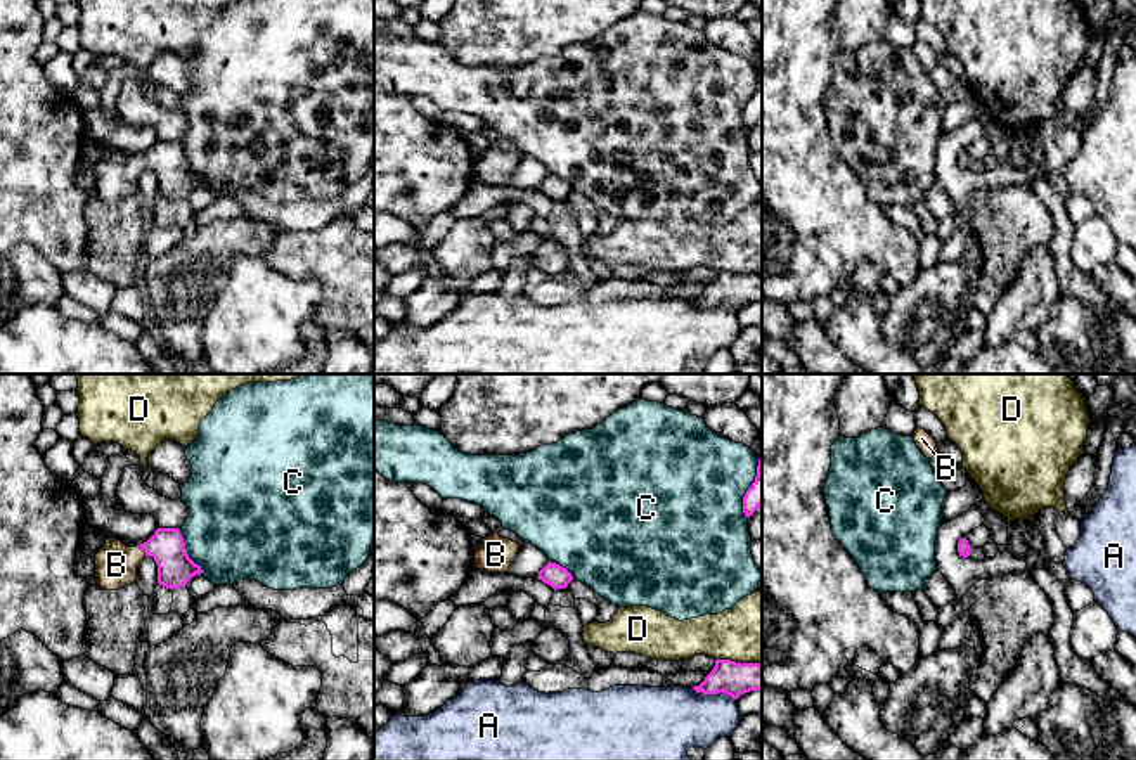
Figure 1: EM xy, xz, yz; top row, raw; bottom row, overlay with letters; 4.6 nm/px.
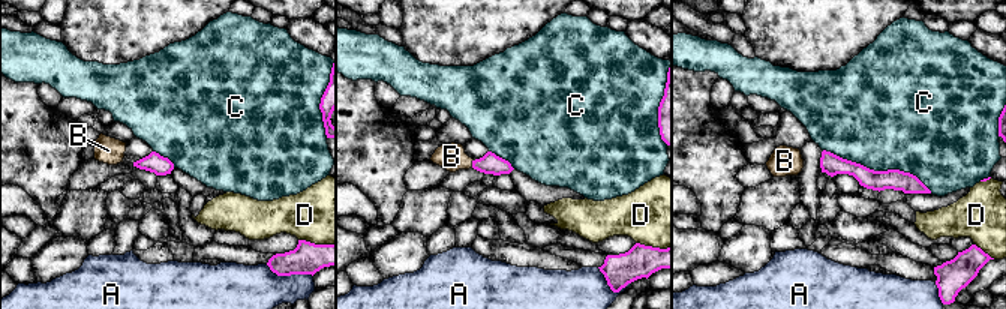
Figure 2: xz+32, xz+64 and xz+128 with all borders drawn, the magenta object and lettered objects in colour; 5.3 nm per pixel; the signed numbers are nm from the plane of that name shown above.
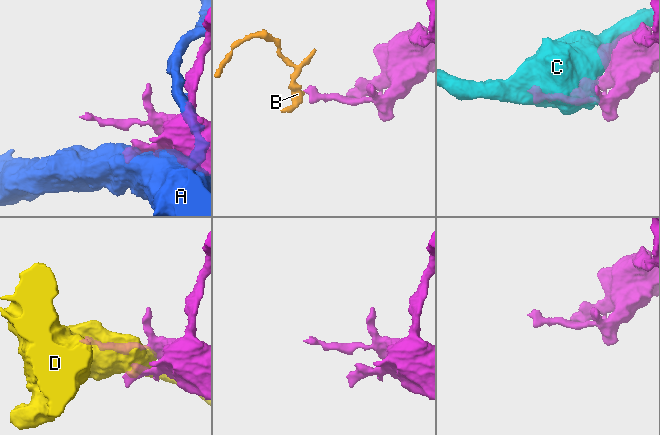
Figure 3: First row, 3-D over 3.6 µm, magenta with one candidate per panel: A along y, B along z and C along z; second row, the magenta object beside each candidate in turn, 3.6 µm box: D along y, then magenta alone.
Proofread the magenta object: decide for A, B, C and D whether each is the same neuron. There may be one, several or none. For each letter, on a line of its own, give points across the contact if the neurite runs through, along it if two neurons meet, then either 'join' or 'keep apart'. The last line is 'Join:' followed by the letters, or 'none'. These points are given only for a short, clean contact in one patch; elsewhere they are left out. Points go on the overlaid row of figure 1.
A: keep apart
B: across xy (175, 568), (156, 549), (142, 549), (116, 565) | join
C: keep apart
D: keep apart
Join: B

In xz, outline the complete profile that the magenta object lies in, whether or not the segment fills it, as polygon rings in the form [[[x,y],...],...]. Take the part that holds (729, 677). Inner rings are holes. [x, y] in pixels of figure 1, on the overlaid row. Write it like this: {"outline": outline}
{"outline": [[[715,660],[713,670],[693,689],[703,694],[724,692],[738,699],[745,692],[762,691],[762,665]]]}

